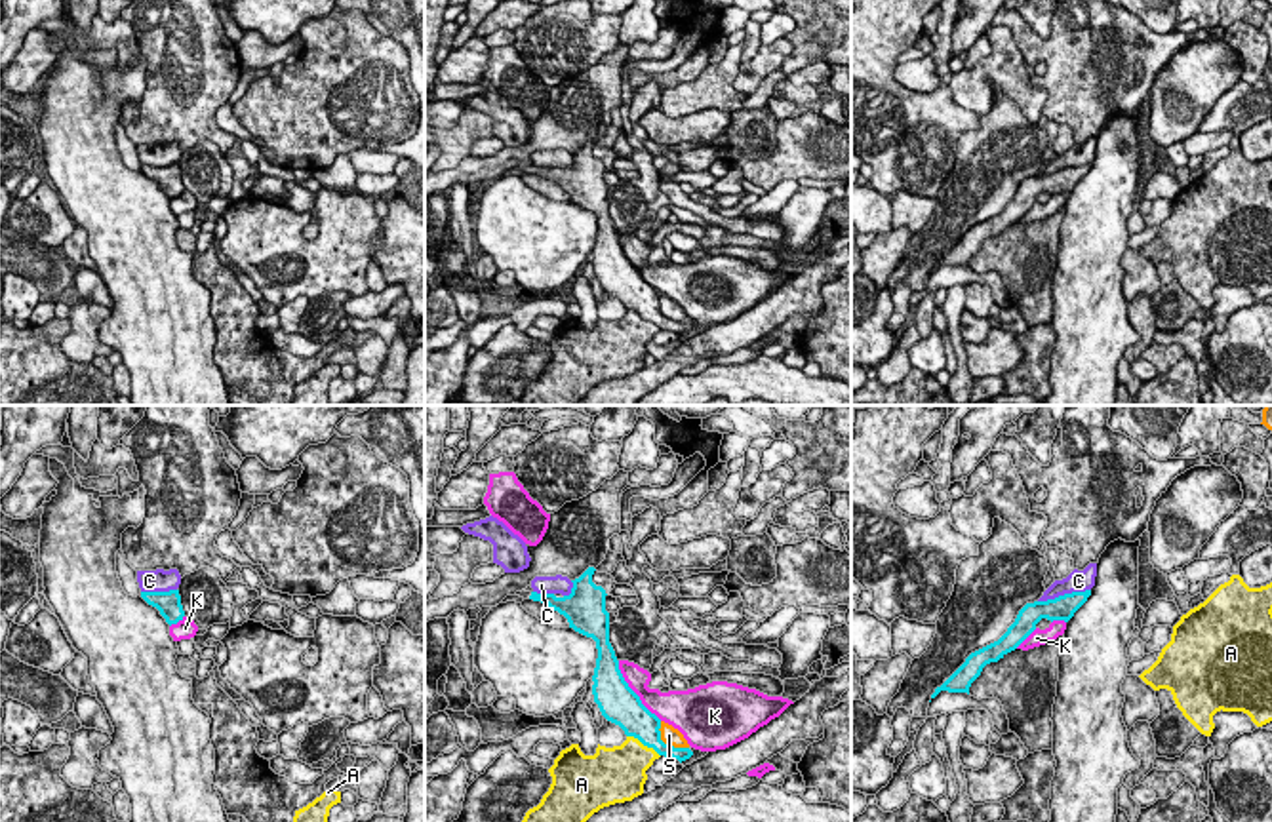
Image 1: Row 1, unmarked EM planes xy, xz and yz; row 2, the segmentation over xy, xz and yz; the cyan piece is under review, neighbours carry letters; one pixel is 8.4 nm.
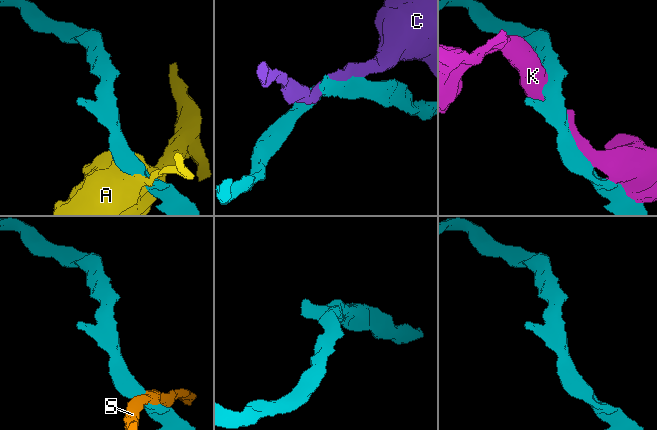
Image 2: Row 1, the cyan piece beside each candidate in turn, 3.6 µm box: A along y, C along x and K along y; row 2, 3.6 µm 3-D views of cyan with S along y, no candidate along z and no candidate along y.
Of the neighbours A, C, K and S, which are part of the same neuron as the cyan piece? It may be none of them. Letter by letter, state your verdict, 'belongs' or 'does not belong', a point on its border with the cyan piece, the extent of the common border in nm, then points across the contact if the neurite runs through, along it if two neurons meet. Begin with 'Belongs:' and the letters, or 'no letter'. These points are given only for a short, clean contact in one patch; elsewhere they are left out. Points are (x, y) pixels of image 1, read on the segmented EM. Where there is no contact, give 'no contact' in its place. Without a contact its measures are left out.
Belongs: no letter
A: does not belong | xz (644, 744) | 340 nm
C: does not belong | yz (1065, 594) | 460 nm
K: does not belong | xz (633, 691) | 650 nm
S: does not belong | xz (667, 744) | 340 nm

